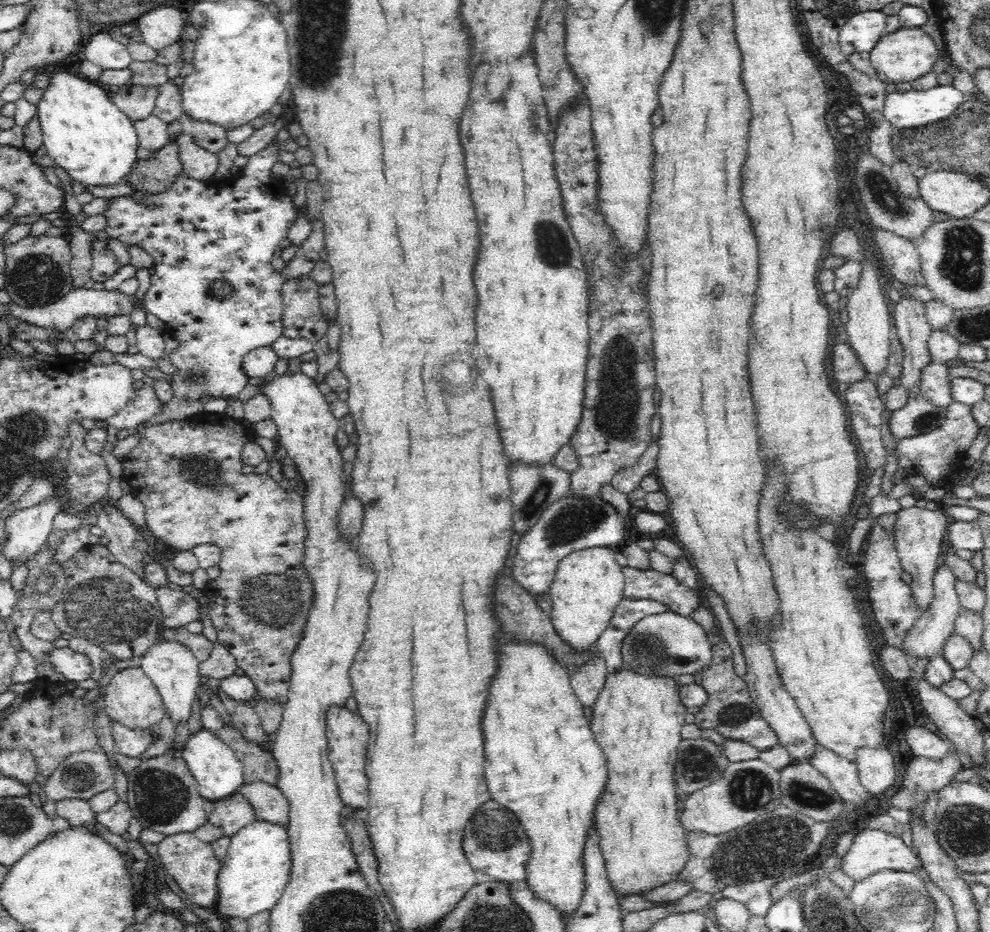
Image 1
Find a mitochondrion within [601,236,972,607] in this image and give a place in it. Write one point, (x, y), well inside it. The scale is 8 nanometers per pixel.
(925, 421)

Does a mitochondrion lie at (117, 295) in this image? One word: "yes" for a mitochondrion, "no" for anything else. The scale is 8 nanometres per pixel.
no

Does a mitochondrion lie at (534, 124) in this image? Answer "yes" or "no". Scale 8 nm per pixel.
yes

